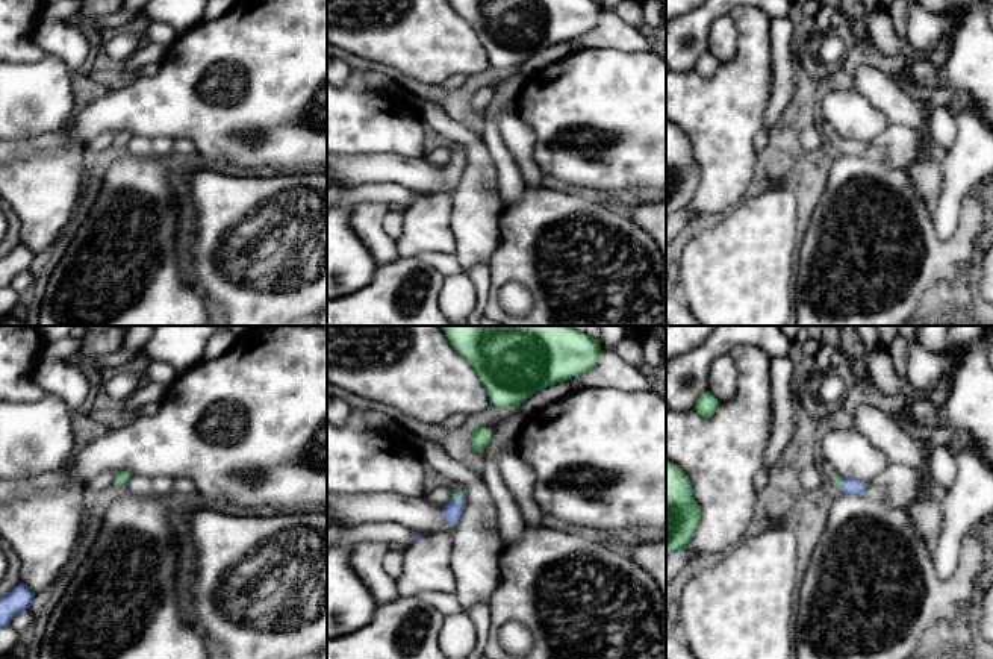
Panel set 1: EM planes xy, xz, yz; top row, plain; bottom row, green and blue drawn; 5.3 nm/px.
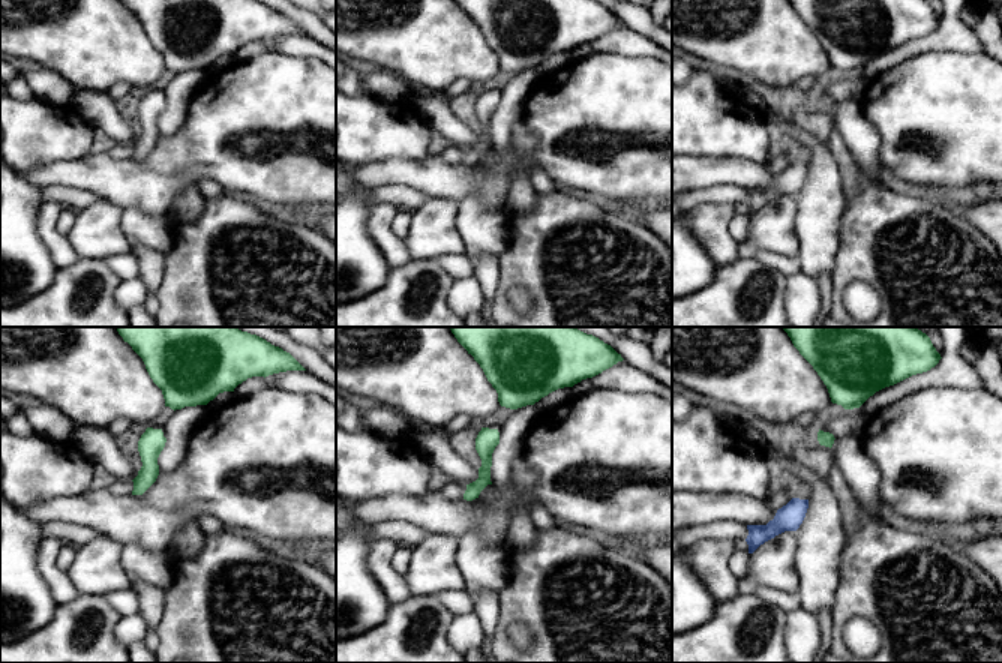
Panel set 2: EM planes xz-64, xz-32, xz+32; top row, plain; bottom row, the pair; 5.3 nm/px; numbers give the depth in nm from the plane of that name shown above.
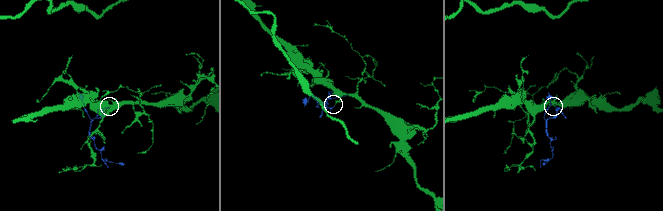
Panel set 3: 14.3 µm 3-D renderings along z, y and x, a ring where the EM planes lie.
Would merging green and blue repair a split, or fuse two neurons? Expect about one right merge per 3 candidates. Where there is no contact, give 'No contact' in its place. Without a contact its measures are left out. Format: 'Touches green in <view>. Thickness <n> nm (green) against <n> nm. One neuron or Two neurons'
Touches green in xz. Thickness 50 nm (green) against 110 nm. One neuron

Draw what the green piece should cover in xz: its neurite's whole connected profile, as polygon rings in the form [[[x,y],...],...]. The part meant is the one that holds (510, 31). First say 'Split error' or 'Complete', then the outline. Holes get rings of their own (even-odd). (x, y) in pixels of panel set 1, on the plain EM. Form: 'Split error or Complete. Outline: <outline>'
Complete. Outline: [[[448,0],[483,44],[490,65],[507,71],[537,52],[593,30],[602,17],[596,0]]]

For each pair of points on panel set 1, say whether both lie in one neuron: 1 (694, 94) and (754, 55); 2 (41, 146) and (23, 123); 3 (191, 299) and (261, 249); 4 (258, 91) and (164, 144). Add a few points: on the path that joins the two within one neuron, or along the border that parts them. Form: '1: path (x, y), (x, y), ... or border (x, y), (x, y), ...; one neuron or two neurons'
1: path (709, 94), (715, 94), (739, 70); one neuron
2: border (64, 140), (56, 152), (15, 161); two neurons
3: border (192, 284), (202, 291), (209, 308); two neurons
4: border (173, 138), (152, 140); two neurons

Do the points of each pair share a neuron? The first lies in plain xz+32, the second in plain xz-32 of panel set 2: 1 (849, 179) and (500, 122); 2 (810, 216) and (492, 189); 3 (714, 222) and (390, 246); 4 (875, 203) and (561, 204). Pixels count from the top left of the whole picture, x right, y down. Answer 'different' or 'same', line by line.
1: same
2: different
3: same
4: same

